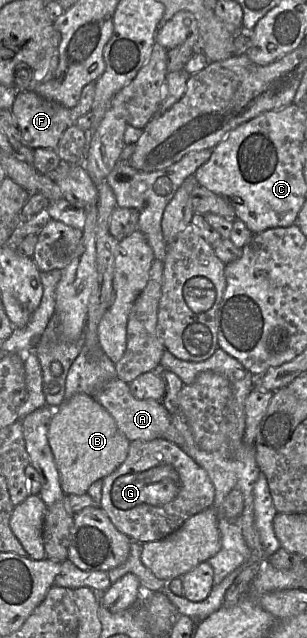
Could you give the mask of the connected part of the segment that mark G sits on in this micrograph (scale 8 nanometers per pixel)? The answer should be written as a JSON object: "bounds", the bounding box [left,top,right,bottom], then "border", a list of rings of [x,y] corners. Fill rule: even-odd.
{"bounds":[99,439,214,541],"border":[[[165,439],[134,440],[125,460],[102,479],[99,507],[118,531],[132,541],[161,540],[191,516],[213,506],[214,486],[207,472],[182,448]]]}

